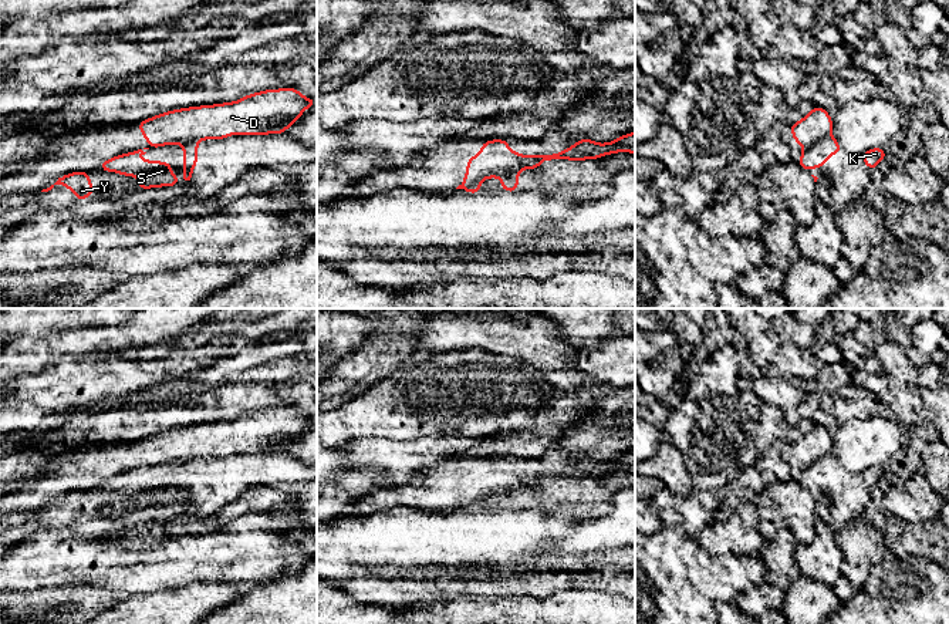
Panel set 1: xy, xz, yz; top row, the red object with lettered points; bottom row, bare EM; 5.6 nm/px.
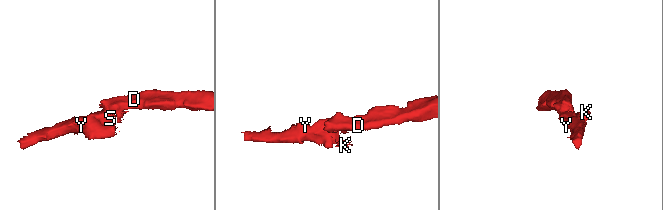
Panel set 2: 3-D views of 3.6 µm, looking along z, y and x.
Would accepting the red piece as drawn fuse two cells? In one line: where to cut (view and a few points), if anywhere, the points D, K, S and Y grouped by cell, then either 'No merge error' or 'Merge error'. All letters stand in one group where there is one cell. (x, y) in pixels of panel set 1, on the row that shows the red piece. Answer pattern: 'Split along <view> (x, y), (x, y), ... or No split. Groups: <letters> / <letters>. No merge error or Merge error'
Split along yz (830, 134), (806, 148). Groups: D / K S Y. Merge error

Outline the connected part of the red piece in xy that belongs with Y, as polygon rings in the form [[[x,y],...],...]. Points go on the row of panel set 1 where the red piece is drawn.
[[[71,172],[58,178],[58,181],[47,189],[41,192],[51,190],[55,185],[63,185],[68,188],[80,200],[87,199],[88,196],[94,195],[94,185],[90,182],[90,172]]]

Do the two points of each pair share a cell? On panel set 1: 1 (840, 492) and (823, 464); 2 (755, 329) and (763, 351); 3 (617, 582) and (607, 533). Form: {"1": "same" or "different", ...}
{"1": "same", "2": "same", "3": "different"}

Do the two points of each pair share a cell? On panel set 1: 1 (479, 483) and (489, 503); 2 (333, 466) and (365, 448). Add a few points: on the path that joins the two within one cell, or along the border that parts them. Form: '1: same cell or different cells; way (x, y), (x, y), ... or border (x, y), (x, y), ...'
1: different cells; border (499, 495), (490, 495), (480, 501)
2: different cells; border (350, 441), (344, 449), (345, 468)

